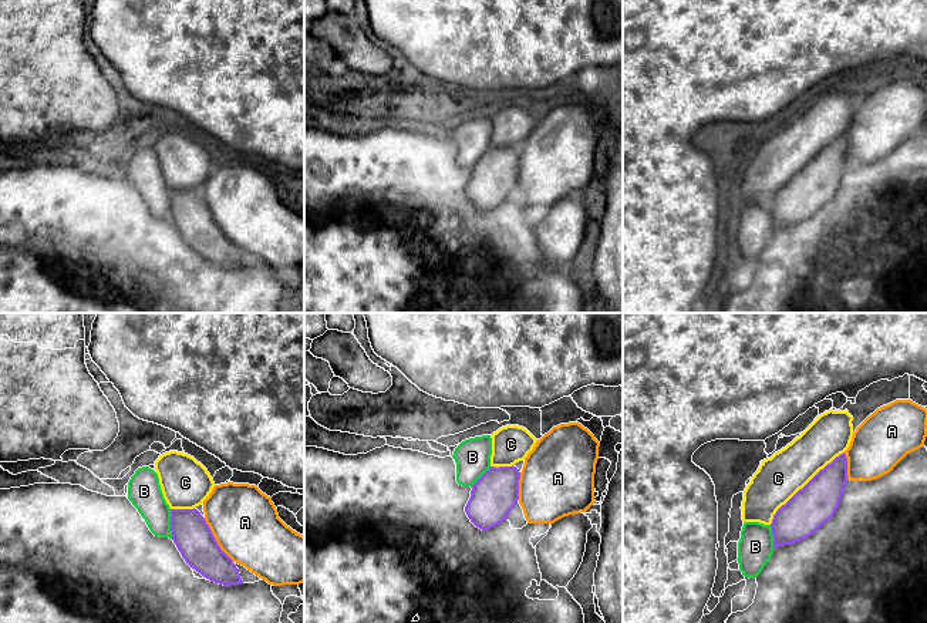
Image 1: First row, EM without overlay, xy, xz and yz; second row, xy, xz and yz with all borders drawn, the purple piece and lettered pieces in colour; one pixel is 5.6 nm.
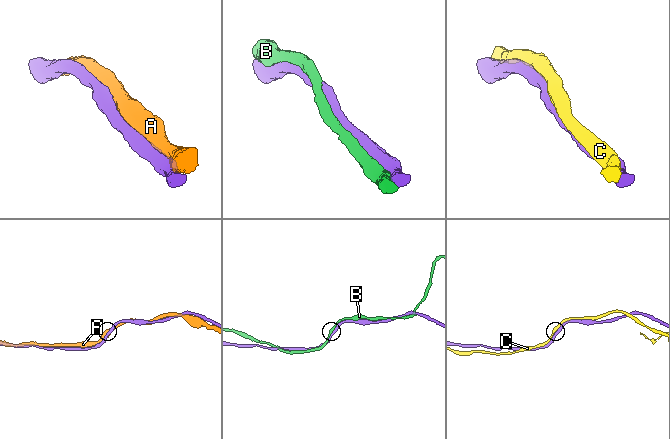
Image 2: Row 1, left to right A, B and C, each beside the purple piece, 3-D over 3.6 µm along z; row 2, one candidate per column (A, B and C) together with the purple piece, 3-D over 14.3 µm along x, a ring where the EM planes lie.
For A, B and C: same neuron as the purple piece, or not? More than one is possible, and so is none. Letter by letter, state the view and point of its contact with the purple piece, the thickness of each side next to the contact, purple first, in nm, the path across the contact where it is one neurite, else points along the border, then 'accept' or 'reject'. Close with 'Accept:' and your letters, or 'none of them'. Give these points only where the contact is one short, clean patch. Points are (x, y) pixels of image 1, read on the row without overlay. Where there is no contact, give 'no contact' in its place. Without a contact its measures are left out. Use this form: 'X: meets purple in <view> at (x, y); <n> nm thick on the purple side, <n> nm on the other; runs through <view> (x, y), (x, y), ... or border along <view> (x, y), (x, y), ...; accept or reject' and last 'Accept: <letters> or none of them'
A: meets purple in xy at (215, 221); 220 nm thick on the purple side, 380 nm on the other; reject
B: meets purple in xy at (171, 205); 220 nm thick on the purple side, 190 nm on the other; reject
C: meets purple in yz at (805, 167); 240 nm thick on the purple side, 260 nm on the other; reject
Accept: none of them

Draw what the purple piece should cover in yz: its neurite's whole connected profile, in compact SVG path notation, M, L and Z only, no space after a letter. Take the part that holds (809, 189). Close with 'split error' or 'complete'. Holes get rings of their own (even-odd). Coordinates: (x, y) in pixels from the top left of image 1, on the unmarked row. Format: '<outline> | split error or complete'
M840 135L820 151L773 196L773 230L815 215L839 189L847 164L847 139Z | complete

